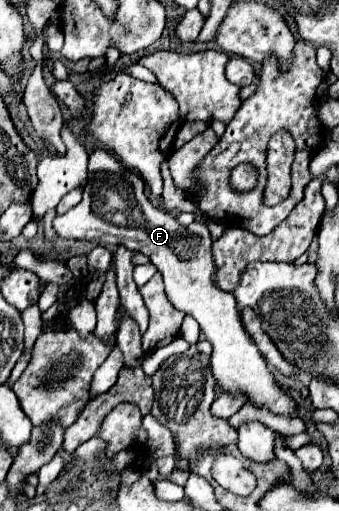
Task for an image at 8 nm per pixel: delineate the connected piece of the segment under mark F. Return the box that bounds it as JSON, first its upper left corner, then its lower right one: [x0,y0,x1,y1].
[53,149,299,417]

